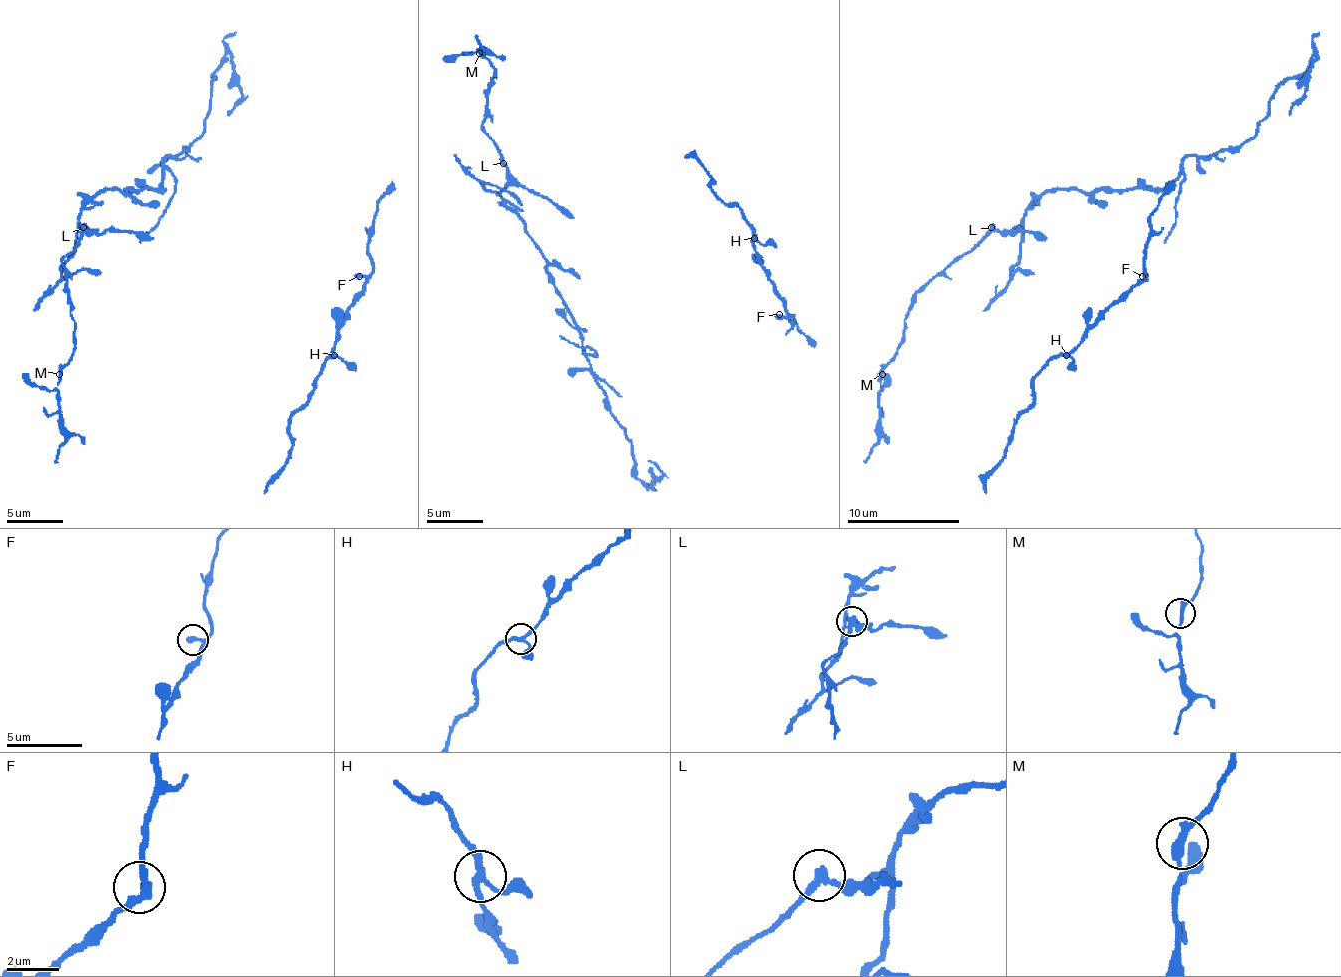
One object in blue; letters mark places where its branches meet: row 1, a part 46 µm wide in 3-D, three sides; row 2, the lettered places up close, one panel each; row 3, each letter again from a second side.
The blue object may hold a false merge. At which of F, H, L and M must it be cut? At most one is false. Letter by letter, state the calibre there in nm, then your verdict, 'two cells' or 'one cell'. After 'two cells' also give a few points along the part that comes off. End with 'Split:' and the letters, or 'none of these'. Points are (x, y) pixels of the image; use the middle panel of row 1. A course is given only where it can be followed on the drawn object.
F: 260 nm | one cell
H: 220 nm | one cell
L: 240 nm | two cells | (504, 162), (498, 193), (546, 260), (644, 485), (661, 474), (647, 460)
M: 300 nm | one cell
Split: L

